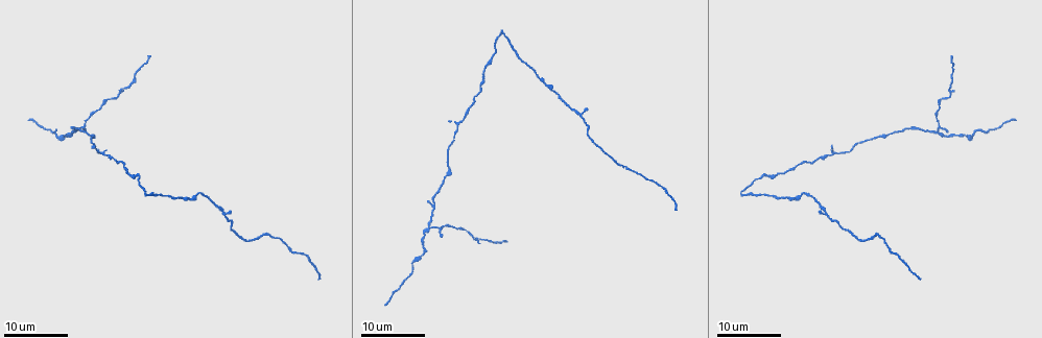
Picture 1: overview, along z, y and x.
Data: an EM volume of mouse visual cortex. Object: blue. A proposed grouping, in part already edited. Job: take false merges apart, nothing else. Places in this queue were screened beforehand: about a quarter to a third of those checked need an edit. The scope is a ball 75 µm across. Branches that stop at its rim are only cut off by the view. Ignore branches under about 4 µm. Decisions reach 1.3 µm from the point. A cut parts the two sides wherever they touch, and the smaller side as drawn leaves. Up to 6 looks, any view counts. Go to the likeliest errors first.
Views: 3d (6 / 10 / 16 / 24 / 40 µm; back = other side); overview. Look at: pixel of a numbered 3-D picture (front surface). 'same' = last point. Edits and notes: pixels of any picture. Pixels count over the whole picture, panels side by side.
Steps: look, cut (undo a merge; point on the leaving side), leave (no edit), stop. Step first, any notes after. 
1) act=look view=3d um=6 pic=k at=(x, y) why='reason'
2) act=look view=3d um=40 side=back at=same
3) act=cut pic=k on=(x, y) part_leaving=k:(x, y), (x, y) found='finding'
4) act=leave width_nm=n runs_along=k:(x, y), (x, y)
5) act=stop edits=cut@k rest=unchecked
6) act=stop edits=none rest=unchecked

act=look view=3d um=16 pic=1 at=(938, 131) why='three-way junction'

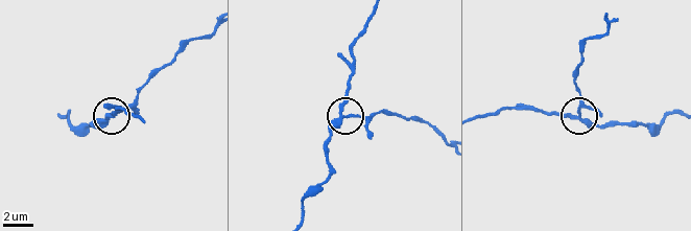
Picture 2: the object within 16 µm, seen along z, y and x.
act=look view=3d um=6 pic=2 at=(580, 112)

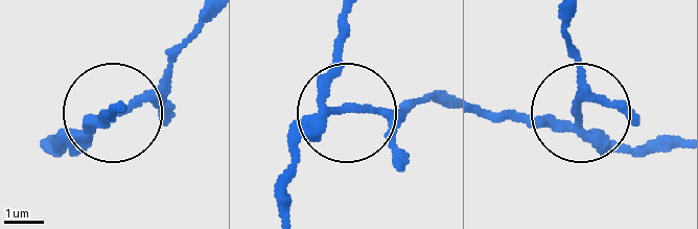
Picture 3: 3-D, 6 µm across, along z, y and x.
act=cut pic=3 on=(140, 95) width_nm=200 part_leaving=3:(576, 128), (565, 15) found='two cells meet here'

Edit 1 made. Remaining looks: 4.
act=look view=3d um=24 pic=1 at=(463, 116) why='three arms meet'

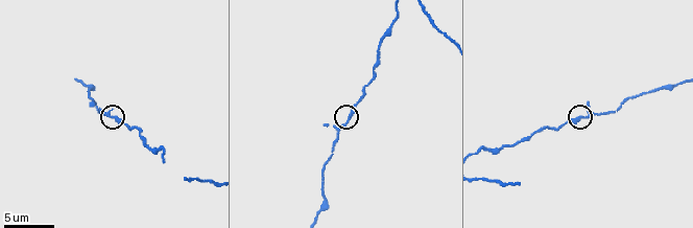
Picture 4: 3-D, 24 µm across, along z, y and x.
act=look view=3d um=10 pic=4 at=(582, 116)

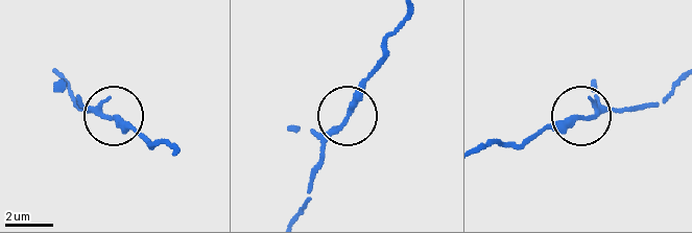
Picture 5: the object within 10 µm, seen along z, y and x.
act=leave arms=3 runs_along=5:(407, 17), (312, 165) found='continuous, no second cell'

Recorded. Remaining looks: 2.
act=look view=3d um=24 pic=1 at=(503, 33) why='abrupt turn'

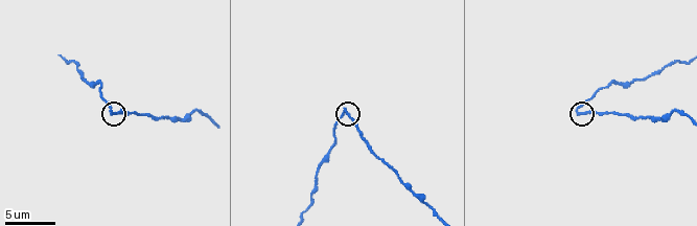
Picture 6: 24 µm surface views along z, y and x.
act=look view=3d um=6 pic=6 at=(346, 110)

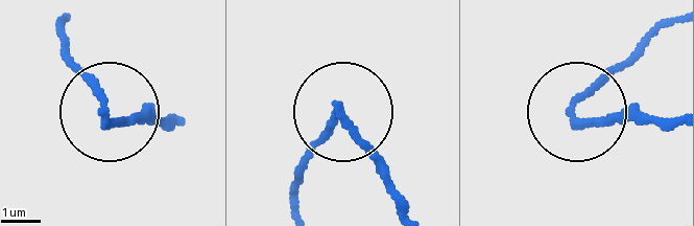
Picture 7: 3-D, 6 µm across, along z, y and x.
act=cut pic=7 on=(138, 114) part_leaving=7:(109, 115), (162, 121) found='a second cell is stuck on'

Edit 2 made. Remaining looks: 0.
act=stop edits=cut@3,cut@7 rest=unchecked

